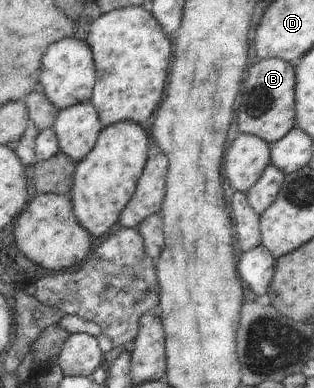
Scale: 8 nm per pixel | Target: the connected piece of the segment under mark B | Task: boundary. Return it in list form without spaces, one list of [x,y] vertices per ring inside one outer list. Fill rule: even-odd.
[[[265,58],[249,69],[241,85],[239,133],[251,134],[273,145],[296,125],[295,121],[295,64],[281,58]]]

